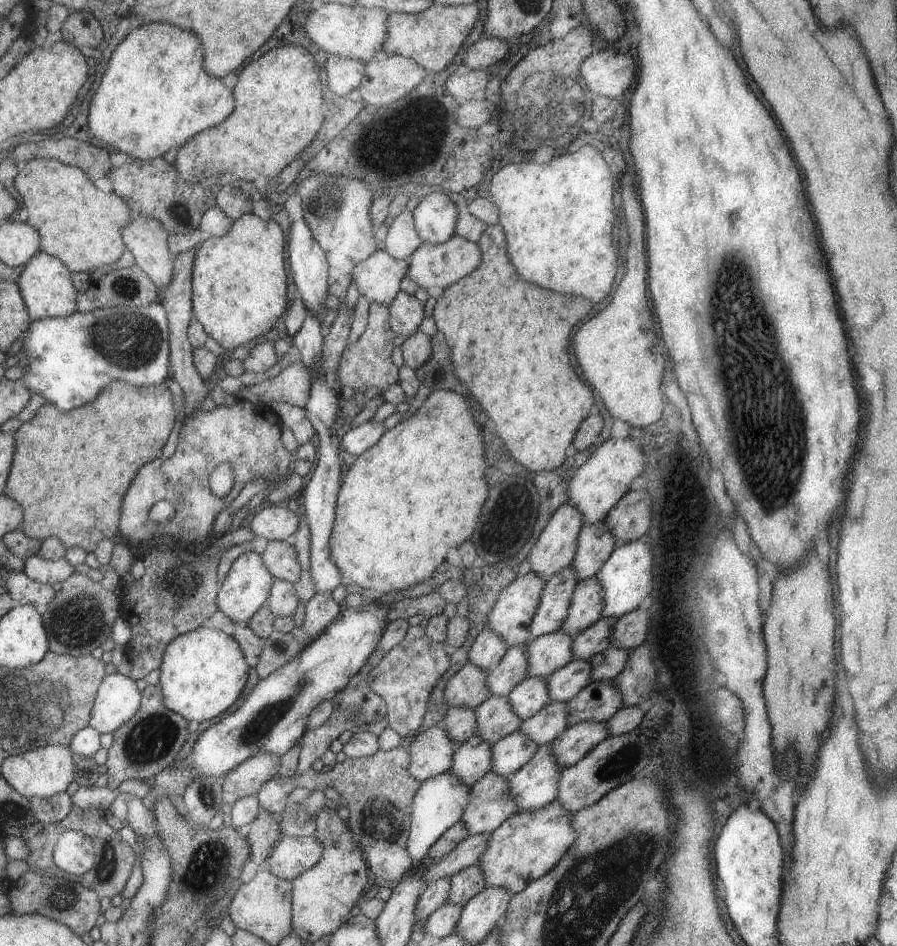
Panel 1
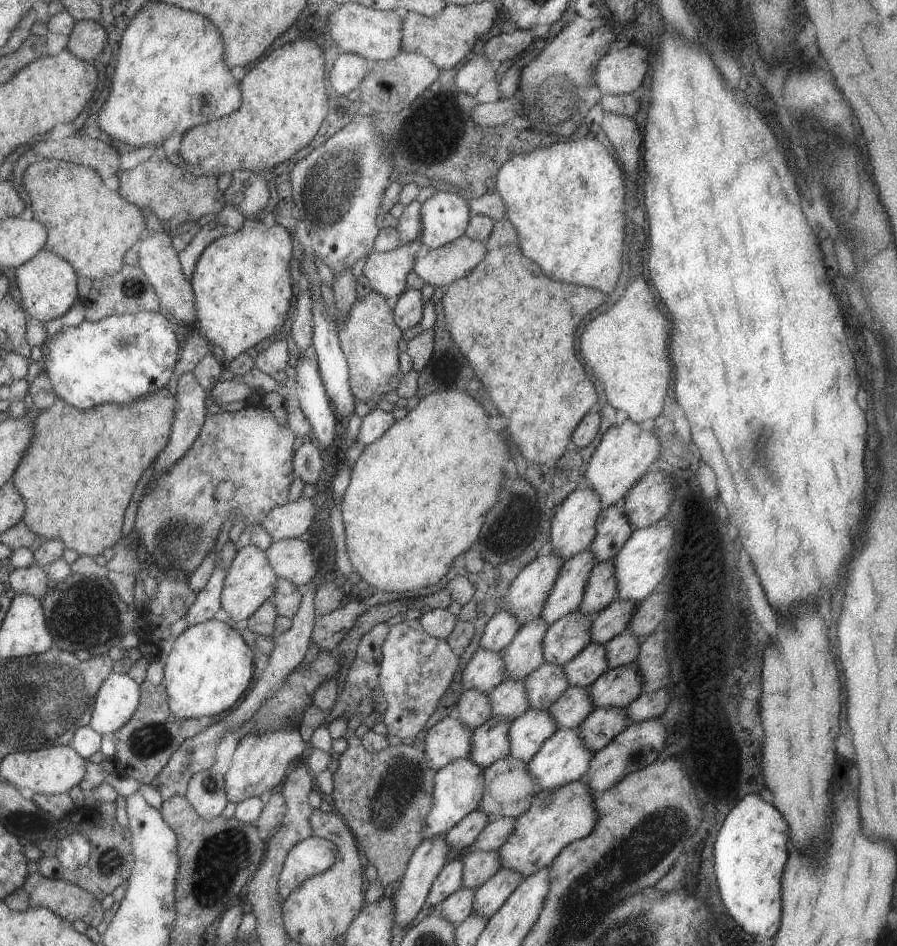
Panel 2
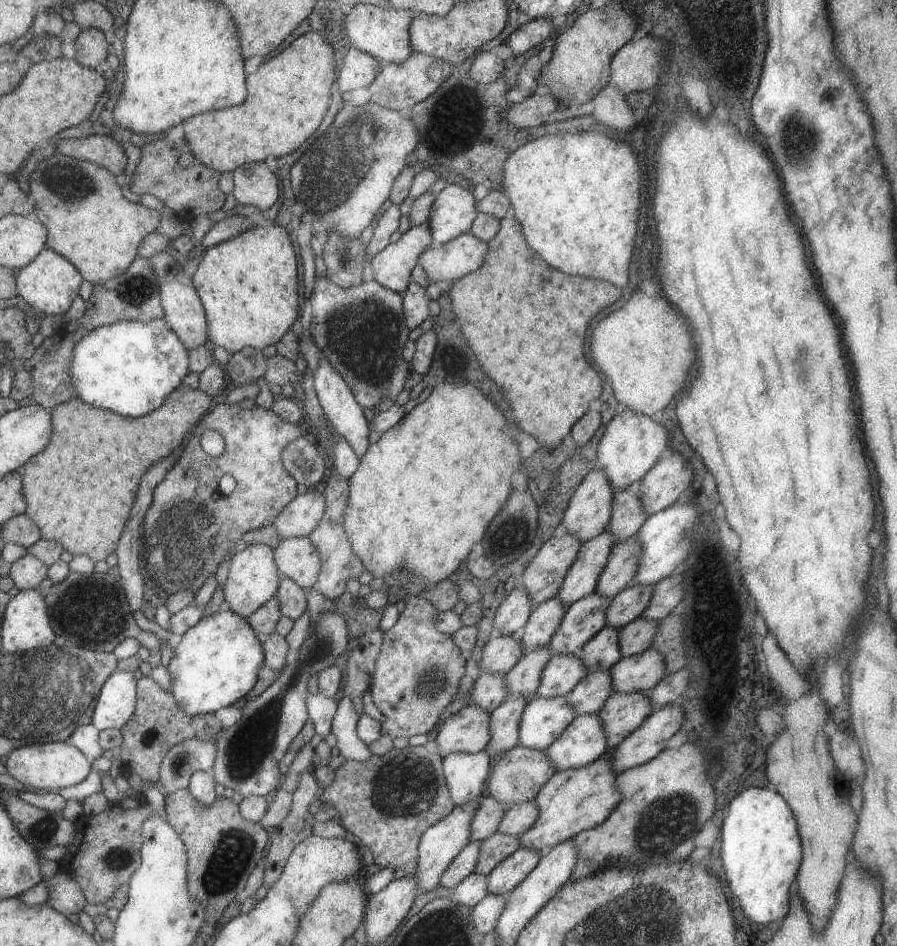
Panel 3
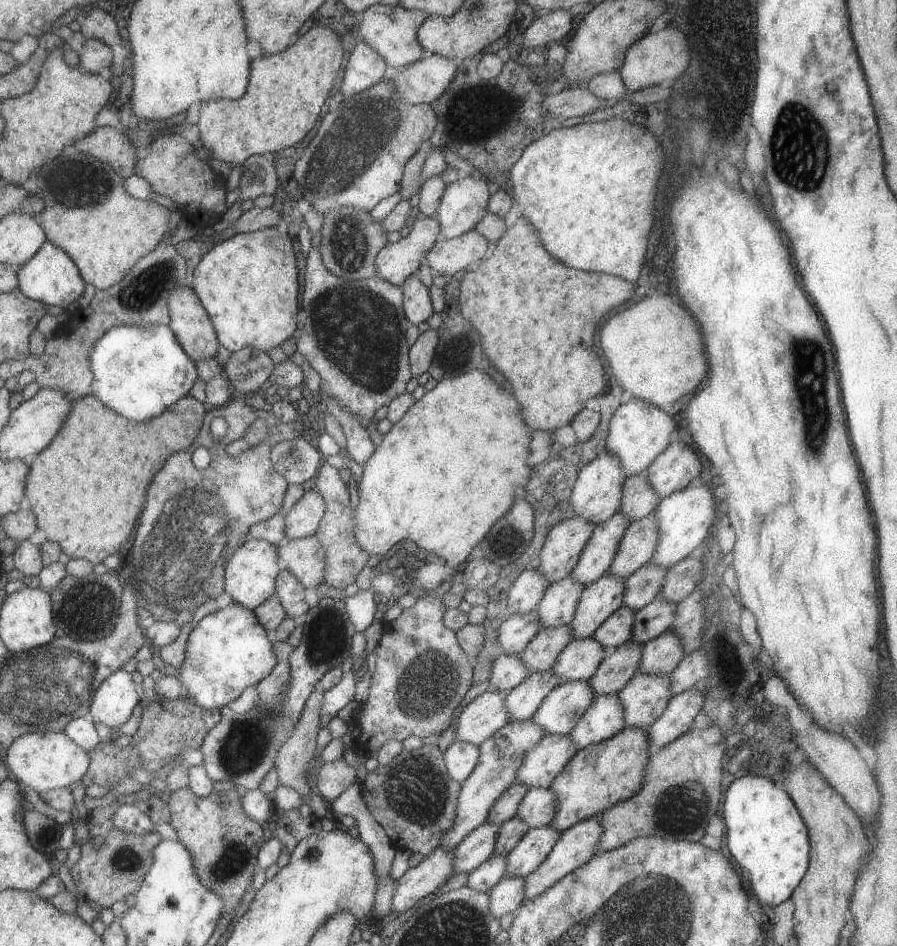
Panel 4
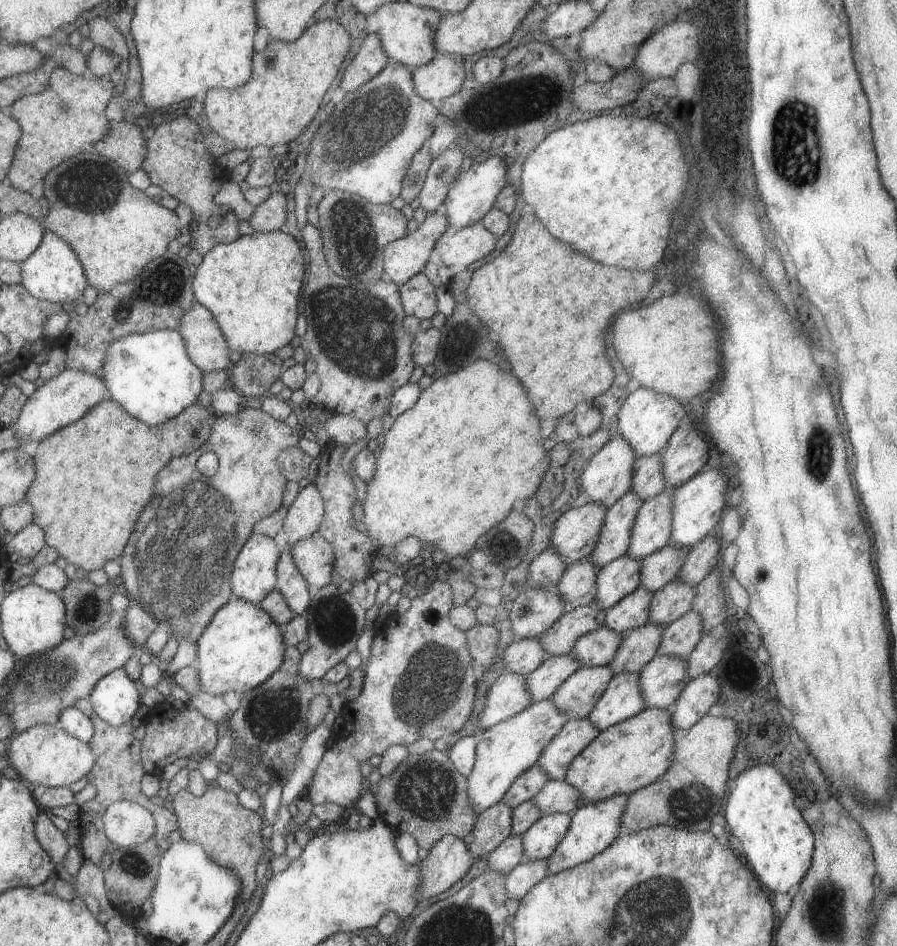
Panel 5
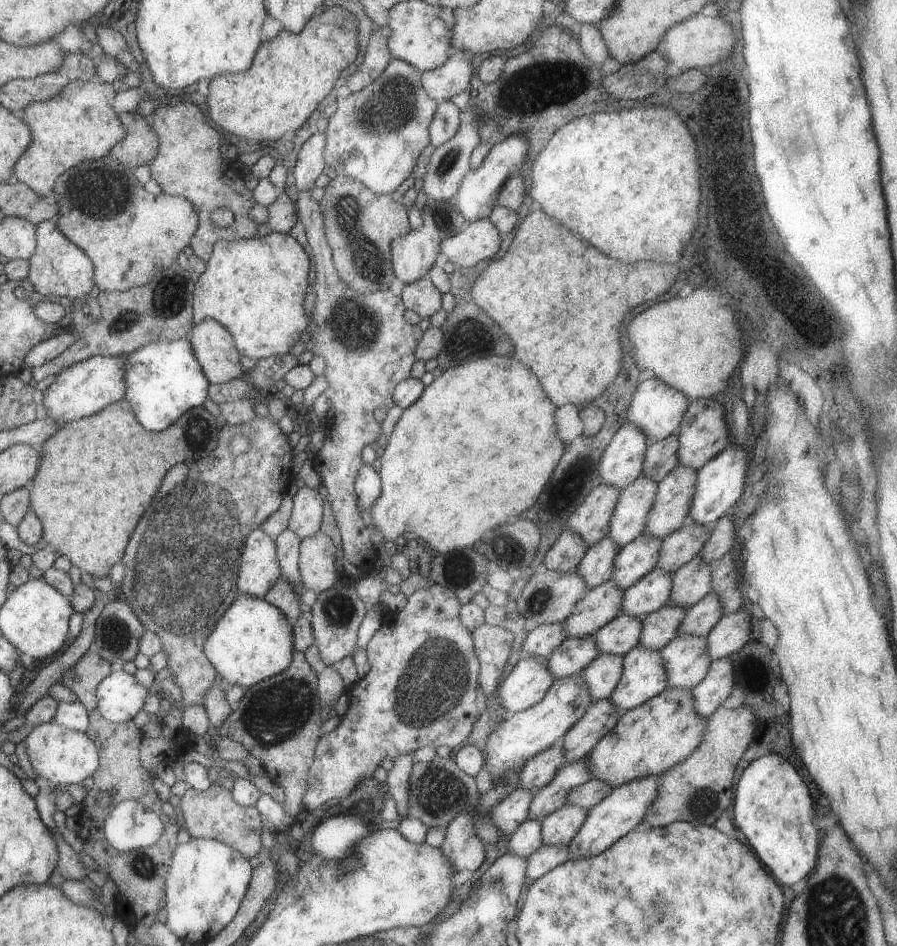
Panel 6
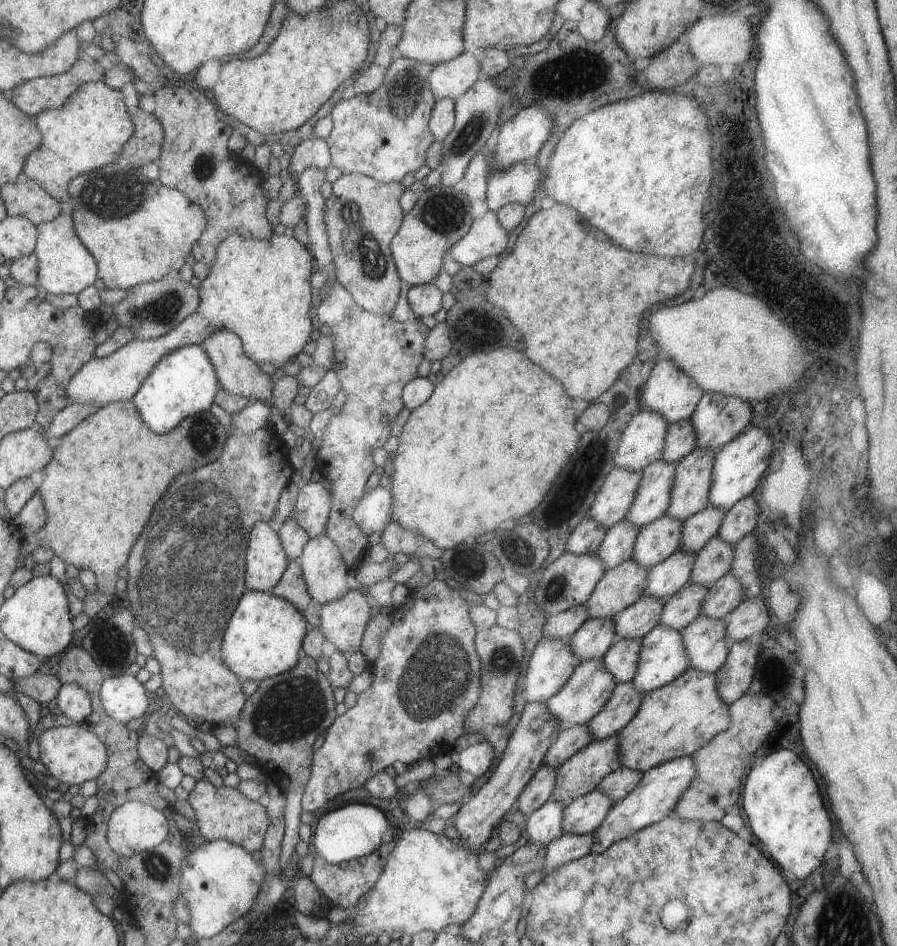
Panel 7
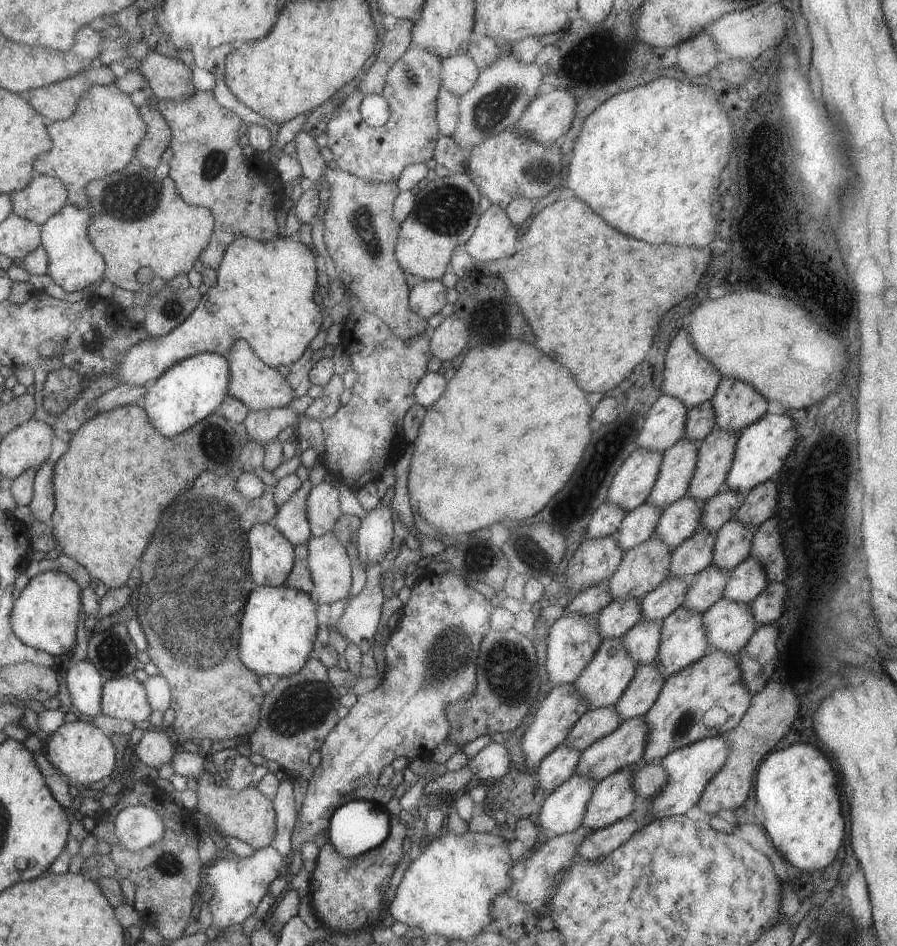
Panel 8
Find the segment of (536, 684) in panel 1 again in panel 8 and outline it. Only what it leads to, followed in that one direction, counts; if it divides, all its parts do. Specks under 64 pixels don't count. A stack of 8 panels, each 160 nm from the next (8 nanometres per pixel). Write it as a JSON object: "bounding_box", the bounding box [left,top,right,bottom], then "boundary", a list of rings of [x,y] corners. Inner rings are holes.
{"bounding_box":[639,576,687,622],"boundary":[[[669,576],[651,592],[639,598],[641,621],[659,622],[663,620],[685,600],[685,592],[687,592],[685,581],[677,576]]]}

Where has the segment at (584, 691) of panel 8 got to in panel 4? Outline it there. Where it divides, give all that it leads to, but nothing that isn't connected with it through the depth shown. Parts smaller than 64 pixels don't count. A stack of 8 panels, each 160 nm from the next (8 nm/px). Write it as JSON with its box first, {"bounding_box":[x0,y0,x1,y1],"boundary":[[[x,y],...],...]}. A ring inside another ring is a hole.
{"bounding_box":[439,722,544,850],"boundary":[[[507,722],[499,728],[491,737],[481,742],[478,746],[479,758],[471,774],[460,783],[455,818],[449,830],[445,830],[439,838],[439,846],[445,850],[453,849],[471,830],[475,830],[487,819],[491,804],[515,781],[517,766],[521,763],[521,758],[533,744],[537,744],[544,734],[531,722]]]}

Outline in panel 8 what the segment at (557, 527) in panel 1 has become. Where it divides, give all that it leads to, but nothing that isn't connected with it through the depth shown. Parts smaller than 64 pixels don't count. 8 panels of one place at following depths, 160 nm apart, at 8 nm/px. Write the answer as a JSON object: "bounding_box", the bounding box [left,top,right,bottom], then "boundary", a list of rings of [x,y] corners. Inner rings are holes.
{"bounding_box":[635,395,687,454],"boundary":[[[658,395],[645,412],[645,420],[635,438],[635,448],[663,454],[683,438],[687,410],[677,398]]]}

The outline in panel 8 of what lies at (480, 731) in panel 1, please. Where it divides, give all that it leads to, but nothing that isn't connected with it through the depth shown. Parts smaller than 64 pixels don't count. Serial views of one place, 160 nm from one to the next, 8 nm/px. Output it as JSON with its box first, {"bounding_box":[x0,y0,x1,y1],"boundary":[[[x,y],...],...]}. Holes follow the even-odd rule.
{"bounding_box":[606,538,672,600],"boundary":[[[659,538],[650,539],[625,550],[622,554],[619,566],[615,568],[606,581],[607,592],[611,594],[611,600],[626,600],[626,598],[641,598],[651,592],[660,582],[663,582],[669,574],[669,558],[672,551],[663,544]]]}

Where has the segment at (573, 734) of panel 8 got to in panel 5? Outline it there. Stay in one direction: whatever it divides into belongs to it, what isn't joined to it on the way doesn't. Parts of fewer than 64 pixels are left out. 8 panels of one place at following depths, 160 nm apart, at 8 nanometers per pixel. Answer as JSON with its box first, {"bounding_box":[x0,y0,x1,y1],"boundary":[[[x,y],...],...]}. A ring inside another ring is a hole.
{"bounding_box":[501,763,549,808],"boundary":[[[533,763],[527,770],[515,777],[511,786],[503,794],[501,801],[511,808],[515,808],[523,801],[532,799],[549,780],[547,773],[537,763]]]}

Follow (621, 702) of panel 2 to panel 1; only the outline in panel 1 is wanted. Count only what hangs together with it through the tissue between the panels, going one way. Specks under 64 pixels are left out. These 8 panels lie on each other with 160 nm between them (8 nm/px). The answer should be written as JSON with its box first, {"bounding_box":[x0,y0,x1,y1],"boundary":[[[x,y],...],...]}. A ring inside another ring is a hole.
{"bounding_box":[565,680,621,726],"boundary":[[[611,680],[587,683],[565,704],[567,726],[579,722],[606,722],[621,706],[621,696]]]}

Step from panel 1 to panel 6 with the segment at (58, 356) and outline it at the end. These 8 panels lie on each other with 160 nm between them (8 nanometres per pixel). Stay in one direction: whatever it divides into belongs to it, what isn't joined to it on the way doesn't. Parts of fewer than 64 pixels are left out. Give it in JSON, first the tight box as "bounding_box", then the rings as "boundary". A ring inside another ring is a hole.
{"bounding_box":[124,336,209,430],"boundary":[[[187,336],[174,341],[150,342],[125,356],[124,399],[143,428],[165,430],[186,410],[203,406],[209,382],[194,357]]]}

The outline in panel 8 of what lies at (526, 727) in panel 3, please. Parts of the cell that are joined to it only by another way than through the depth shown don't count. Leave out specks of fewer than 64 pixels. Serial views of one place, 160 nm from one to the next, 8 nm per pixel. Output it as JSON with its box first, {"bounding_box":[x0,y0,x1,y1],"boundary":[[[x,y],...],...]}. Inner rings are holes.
{"bounding_box":[621,620,661,666],"boundary":[[[642,620],[634,624],[623,636],[621,642],[625,644],[625,650],[629,658],[635,662],[635,666],[645,666],[653,663],[657,646],[659,646],[659,630],[661,622]]]}

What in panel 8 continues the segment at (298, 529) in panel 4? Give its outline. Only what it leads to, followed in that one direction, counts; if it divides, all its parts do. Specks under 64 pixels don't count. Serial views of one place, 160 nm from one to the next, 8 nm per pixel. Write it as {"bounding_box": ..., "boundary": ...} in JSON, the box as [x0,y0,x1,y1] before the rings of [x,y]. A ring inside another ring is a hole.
{"bounding_box":[306,480,341,537],"boundary":[[[325,480],[311,487],[306,498],[306,517],[311,537],[320,537],[334,530],[334,524],[341,514],[337,494],[337,490]]]}

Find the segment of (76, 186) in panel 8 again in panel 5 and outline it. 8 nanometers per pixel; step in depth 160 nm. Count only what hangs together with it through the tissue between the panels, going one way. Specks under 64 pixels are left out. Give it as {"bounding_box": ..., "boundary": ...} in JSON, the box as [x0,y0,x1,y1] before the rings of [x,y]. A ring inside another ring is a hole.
{"bounding_box":[6,68,113,192],"boundary":[[[56,68],[43,92],[18,98],[11,105],[11,116],[17,121],[22,133],[6,174],[10,184],[28,192],[37,182],[42,182],[54,166],[103,140],[110,129],[104,110],[113,96],[113,87],[108,78],[94,77],[87,80]]]}

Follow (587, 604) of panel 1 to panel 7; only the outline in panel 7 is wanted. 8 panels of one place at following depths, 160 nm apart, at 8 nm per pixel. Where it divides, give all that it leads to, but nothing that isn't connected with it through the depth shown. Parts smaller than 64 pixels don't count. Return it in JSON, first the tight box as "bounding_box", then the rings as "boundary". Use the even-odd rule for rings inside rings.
{"bounding_box":[665,448,715,522],"boundary":[[[695,448],[676,462],[665,516],[682,522],[708,506],[711,464],[715,453]]]}

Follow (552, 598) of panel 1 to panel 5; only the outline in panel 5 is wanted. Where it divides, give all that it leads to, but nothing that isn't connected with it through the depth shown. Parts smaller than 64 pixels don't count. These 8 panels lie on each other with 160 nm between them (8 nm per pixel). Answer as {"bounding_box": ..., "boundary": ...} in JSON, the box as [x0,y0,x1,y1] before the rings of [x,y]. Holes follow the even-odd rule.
{"bounding_box":[589,488,642,568],"boundary":[[[630,488],[606,508],[596,545],[589,554],[598,568],[626,553],[631,527],[641,503],[642,500]]]}

